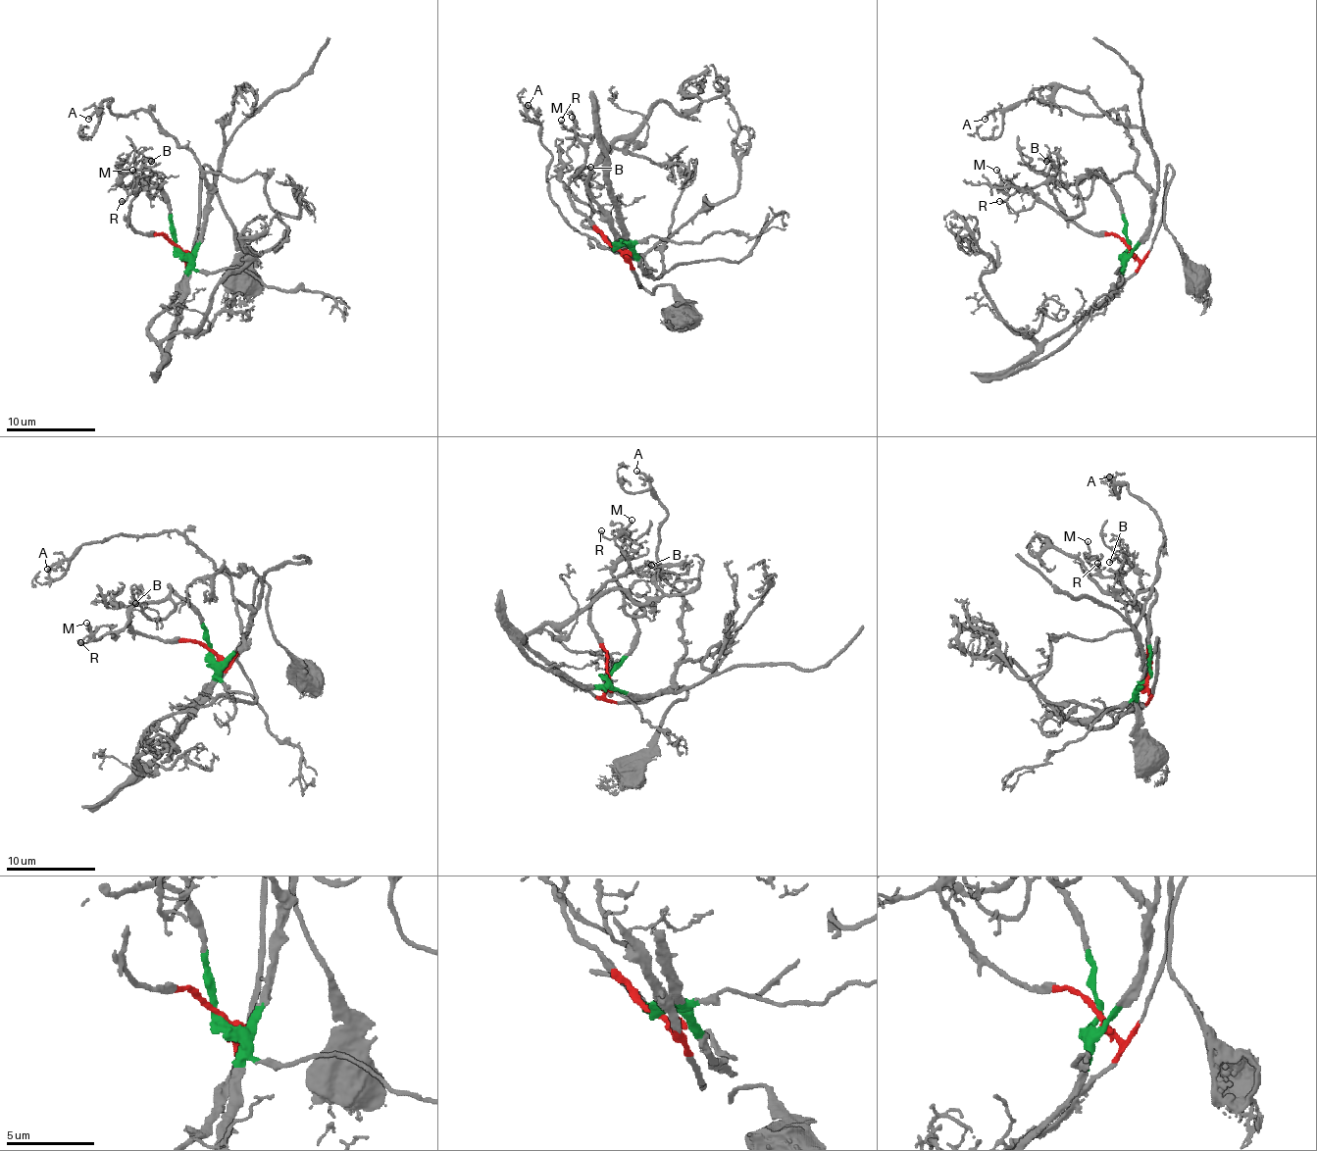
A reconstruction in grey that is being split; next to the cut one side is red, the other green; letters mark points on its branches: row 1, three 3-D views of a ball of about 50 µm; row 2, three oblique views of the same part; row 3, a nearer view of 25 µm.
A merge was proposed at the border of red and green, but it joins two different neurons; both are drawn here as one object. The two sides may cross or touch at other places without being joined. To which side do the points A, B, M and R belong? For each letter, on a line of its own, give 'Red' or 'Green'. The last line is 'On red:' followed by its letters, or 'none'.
A: Green
B: Red
M: Red
R: Red
On red: B, M, R

